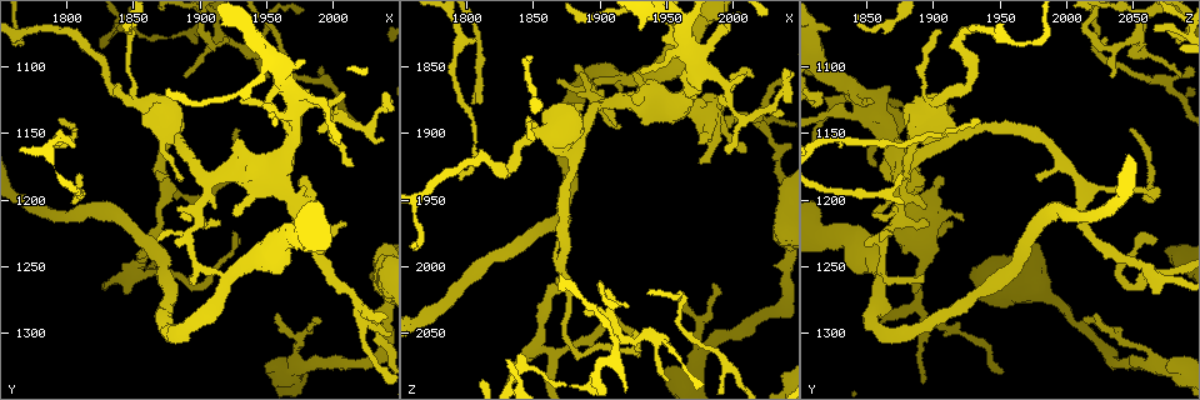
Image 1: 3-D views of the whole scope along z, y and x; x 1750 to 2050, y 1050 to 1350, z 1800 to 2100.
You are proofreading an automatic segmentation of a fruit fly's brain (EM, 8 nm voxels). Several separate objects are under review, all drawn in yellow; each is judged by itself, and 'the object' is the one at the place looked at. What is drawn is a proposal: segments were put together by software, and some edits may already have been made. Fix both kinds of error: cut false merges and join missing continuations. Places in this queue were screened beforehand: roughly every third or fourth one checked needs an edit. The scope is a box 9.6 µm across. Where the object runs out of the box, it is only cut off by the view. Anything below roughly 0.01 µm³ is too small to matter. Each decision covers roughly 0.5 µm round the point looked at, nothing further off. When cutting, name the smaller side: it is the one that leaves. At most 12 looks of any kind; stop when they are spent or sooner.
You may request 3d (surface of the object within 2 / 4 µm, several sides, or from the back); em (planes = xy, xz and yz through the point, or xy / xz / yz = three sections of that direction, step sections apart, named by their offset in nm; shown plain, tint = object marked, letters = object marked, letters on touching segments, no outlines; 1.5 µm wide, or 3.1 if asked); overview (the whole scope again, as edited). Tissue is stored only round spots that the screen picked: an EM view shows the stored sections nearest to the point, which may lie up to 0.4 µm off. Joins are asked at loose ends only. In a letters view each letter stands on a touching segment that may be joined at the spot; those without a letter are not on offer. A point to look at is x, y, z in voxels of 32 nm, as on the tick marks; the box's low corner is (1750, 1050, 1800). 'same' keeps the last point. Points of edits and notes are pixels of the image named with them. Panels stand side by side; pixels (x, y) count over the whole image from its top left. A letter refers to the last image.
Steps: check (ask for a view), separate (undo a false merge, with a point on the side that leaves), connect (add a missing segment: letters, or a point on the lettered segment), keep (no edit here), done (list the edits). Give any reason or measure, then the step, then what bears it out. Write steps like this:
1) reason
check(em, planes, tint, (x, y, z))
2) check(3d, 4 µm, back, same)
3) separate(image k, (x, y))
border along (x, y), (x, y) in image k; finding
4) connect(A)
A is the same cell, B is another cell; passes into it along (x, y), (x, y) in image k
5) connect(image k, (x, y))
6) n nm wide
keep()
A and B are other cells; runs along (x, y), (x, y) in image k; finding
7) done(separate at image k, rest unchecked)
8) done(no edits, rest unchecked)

an open end
check(3d, 4 µm, back, (2010, 1218, 1914))

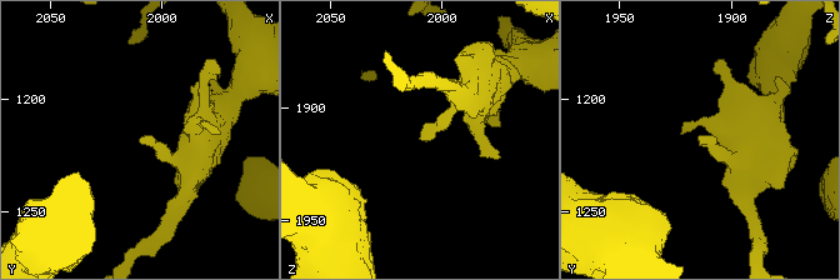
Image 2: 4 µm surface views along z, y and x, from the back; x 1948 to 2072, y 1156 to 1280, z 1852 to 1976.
now the EM
check(em, xz, step 4, letters, (2009, 1218, 1913))

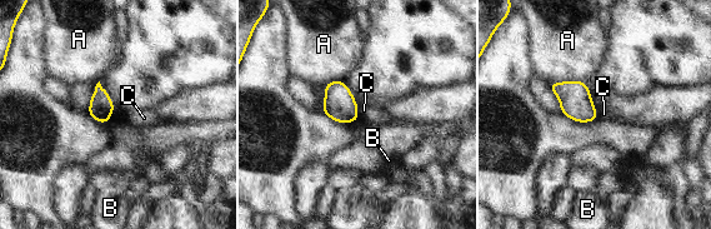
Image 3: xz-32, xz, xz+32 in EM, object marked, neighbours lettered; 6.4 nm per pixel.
A touches over 240 nm
keep()
A, B and C are other cells; no lettered segment goes on from it

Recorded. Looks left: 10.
thin end
check(3d, 4 µm, (1958, 1284, 2024))

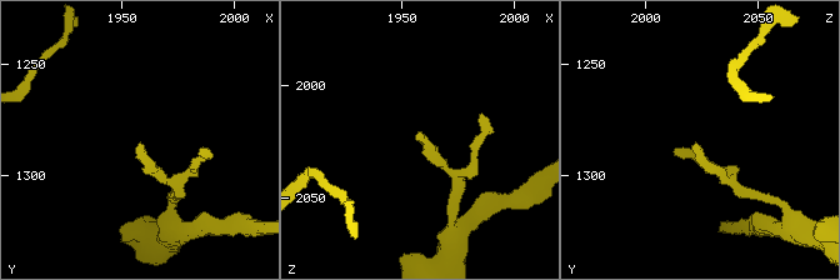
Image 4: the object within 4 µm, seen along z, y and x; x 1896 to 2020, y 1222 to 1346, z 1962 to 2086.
need the tissue
check(em, planes, letters, (1957, 1285, 2024))

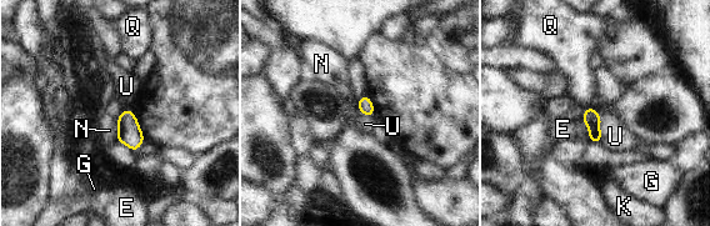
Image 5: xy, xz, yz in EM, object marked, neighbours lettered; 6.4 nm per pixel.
keep()
E, G, K, N, Q and U are other cells; none of them fits

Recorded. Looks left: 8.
long arm stops here
check(em, xy, step 4, tint, (1926, 1148, 2048))

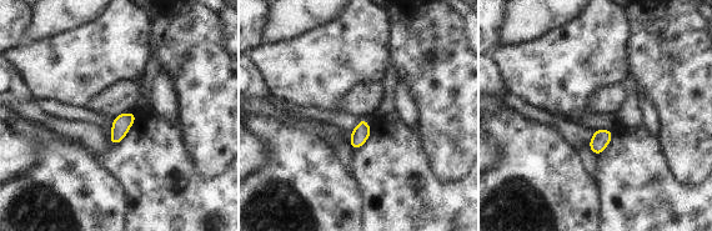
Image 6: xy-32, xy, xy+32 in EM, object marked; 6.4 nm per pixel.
cut it another way
check(em, planes, letters, same)

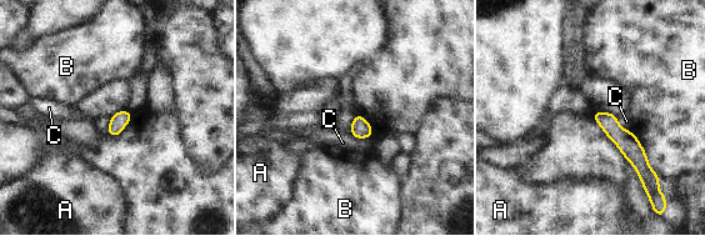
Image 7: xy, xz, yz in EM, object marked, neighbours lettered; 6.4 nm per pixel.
keep()
A, B and C are other cells; border along (616, 116), (623, 127), (633, 131) in image 7; none of them fits

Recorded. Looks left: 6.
sharp bend
check(em, planes, letters, (1900, 1074, 2016))

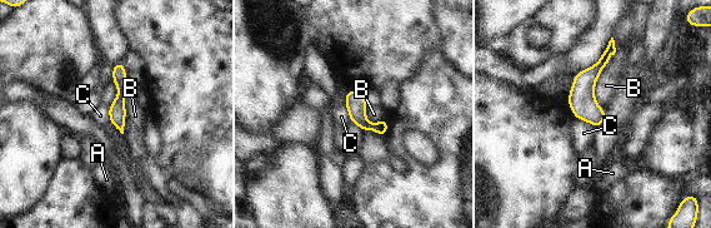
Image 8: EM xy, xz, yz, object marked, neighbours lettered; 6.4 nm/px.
keep()
A, B and C are other cells; runs along (611, 44), (587, 78), (596, 123) in image 8; continuous, no second cell

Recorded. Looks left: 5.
sudden change in width
check(em, xy, step 8, letters, (1872, 1148, 1908))

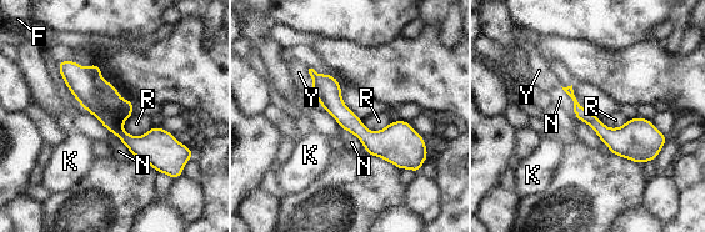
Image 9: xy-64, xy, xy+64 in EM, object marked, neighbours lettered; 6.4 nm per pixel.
N touches over 460 nm
separate(image 9, (109, 96))
F, K, N, R and Y are other cells; the part that leaves runs along (93, 67), (106, 92), (129, 114) in image 9; a second cell is stuck on

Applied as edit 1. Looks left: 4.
done(separate at image 9, rest unchecked)

